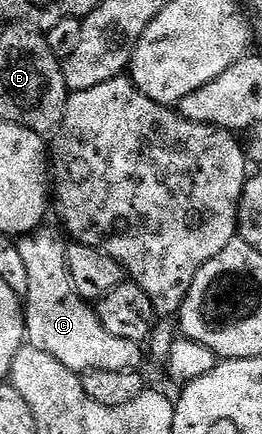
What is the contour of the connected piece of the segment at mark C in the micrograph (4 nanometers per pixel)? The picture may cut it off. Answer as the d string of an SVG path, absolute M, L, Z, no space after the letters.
M38 228L22 235L17 242L21 260L25 260L29 272L29 288L25 295L26 341L41 352L49 352L49 356L65 368L76 372L139 368L144 347L138 342L121 340L121 336L113 336L113 332L105 332L98 309L75 290L67 267L68 243L63 242L64 235L58 229L45 229Z

